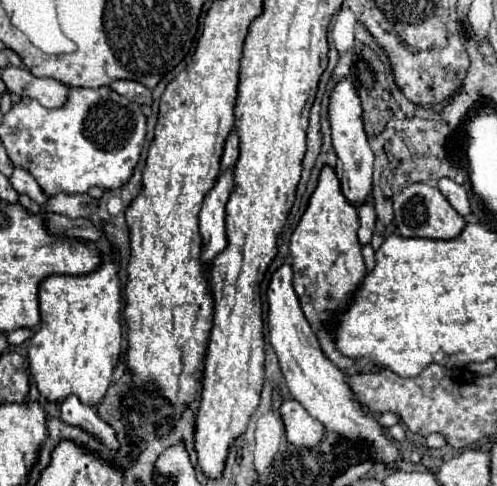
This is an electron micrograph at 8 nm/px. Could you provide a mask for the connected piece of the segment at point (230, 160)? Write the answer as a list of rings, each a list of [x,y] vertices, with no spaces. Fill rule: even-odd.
[[[232,130],[226,144],[224,144],[224,154],[222,154],[222,160],[220,160],[222,168],[232,168],[236,164],[236,160],[238,160],[238,142],[240,142],[238,134],[236,134],[236,130]]]

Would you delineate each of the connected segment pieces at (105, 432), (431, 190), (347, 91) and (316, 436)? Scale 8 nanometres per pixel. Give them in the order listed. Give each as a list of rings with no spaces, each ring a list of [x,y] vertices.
[[[66,396],[60,402],[60,420],[64,420],[66,424],[76,424],[88,432],[92,432],[94,436],[98,436],[108,448],[118,448],[116,442],[116,434],[114,430],[102,422],[96,414],[94,408],[82,404],[76,396]]]
[[[416,182],[404,188],[394,198],[394,224],[396,230],[406,238],[432,238],[432,240],[454,240],[466,226],[464,218],[450,206],[436,186]]]
[[[342,80],[340,84],[336,84],[336,88],[332,90],[330,96],[330,126],[332,126],[332,144],[336,150],[336,156],[340,160],[340,186],[342,186],[342,194],[346,196],[346,200],[360,208],[370,192],[372,192],[372,160],[374,160],[374,152],[368,146],[366,140],[366,132],[362,126],[362,108],[360,108],[360,98],[356,94],[356,90],[352,88],[352,84],[348,80]]]
[[[288,400],[282,404],[280,414],[284,416],[284,426],[286,426],[286,438],[294,446],[306,446],[314,448],[320,444],[324,436],[324,426],[312,418],[300,402]]]

